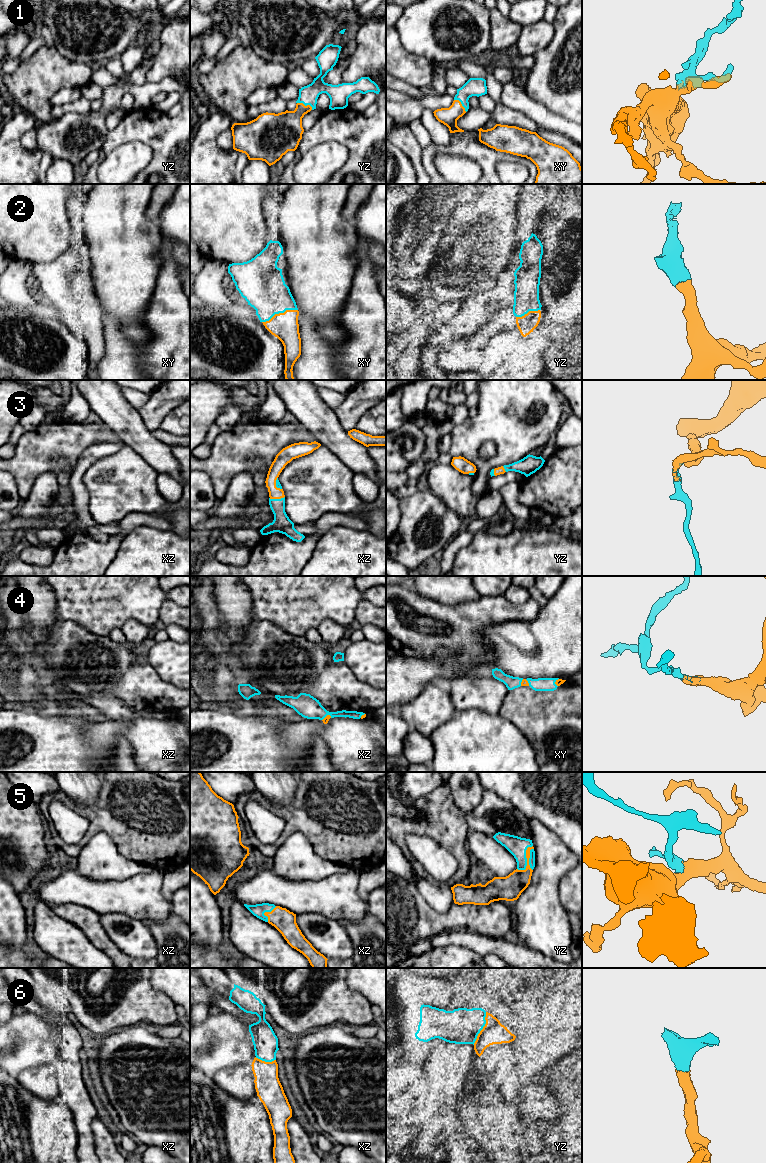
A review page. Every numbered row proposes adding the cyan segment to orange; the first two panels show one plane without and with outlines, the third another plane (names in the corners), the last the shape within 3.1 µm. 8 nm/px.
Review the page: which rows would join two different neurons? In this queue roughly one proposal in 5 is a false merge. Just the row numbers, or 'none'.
none

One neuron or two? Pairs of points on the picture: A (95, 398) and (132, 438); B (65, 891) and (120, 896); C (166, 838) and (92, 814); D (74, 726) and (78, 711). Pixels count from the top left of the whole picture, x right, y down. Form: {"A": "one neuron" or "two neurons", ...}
{"A": "one neuron", "B": "one neuron", "C": "one neuron", "D": "two neurons"}

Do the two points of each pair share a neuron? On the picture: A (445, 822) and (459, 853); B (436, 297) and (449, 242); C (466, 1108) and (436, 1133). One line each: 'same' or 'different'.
A: same
B: same
C: different

